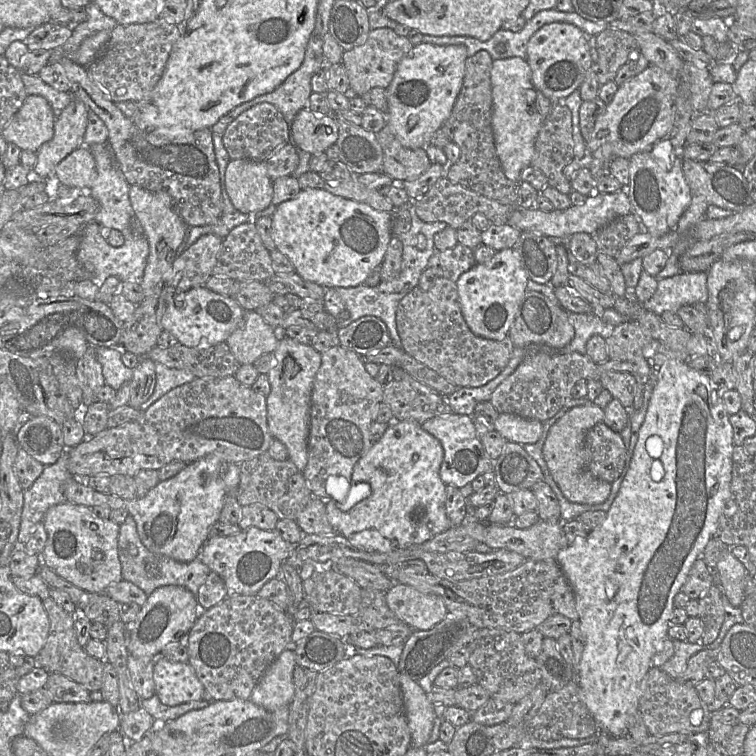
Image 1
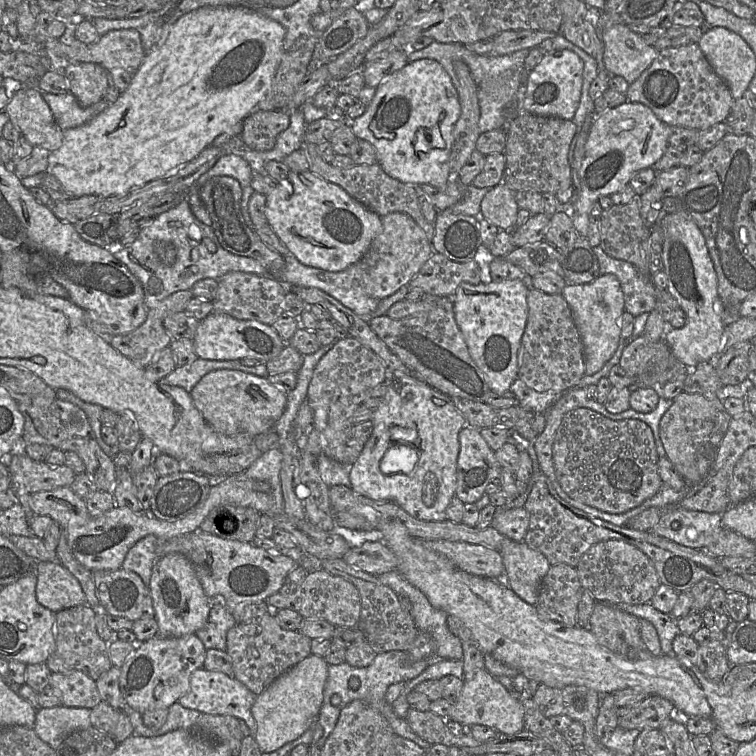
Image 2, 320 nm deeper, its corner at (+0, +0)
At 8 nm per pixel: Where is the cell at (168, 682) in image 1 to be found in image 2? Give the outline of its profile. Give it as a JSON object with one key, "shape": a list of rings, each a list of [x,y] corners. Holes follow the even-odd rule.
{"shape":[[[202,667],[191,674],[189,689],[177,702],[185,708],[198,710],[202,714],[230,715],[241,719],[248,726],[250,734],[255,737],[256,722],[251,713],[251,707],[256,696],[234,677]]]}

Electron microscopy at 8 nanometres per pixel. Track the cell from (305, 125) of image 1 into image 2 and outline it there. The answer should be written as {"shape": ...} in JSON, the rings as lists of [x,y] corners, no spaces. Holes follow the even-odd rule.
{"shape":[[[420,59],[413,62],[408,62],[402,69],[392,73],[388,76],[377,88],[375,95],[367,107],[365,113],[360,117],[350,121],[350,126],[358,139],[368,141],[375,149],[377,154],[378,164],[382,167],[383,171],[390,177],[414,186],[422,184],[429,184],[432,186],[444,186],[449,180],[455,180],[456,174],[450,172],[449,159],[454,143],[454,129],[456,123],[461,115],[460,102],[458,100],[458,93],[452,83],[449,74],[444,70],[440,63],[432,59]]]}

